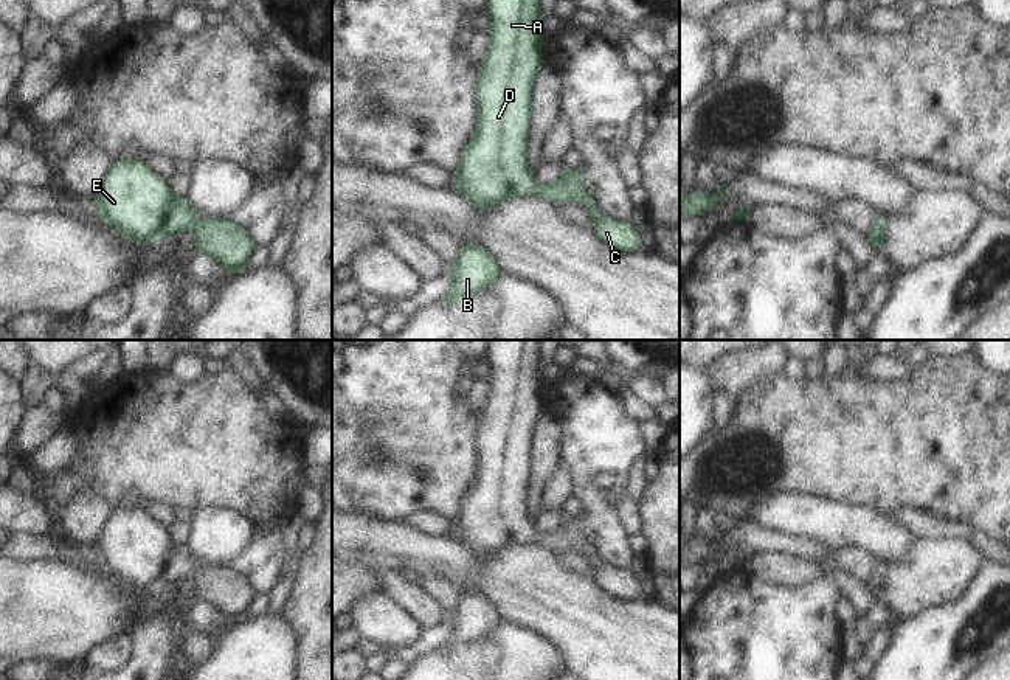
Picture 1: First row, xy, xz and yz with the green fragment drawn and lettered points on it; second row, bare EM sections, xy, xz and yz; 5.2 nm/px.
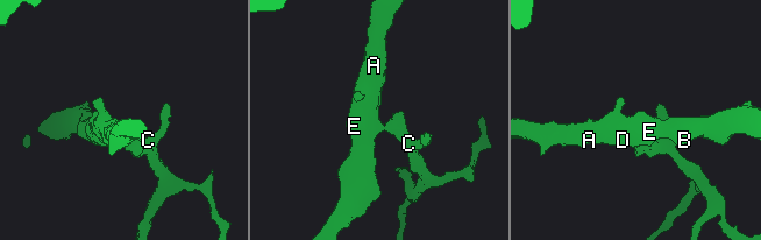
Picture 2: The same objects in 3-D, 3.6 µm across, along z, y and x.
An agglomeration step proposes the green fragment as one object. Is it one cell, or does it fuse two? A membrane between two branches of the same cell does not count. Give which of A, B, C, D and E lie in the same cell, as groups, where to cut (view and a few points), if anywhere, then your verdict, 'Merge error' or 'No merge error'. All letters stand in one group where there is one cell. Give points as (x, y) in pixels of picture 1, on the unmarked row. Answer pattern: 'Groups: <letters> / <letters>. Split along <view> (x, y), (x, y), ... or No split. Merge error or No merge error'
Groups: A B C D E. No split. No merge error

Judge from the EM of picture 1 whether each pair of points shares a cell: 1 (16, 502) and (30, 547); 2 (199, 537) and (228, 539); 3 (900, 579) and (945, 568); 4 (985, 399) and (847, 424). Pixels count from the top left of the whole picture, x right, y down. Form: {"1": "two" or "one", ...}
{"1": "two", "2": "one", "3": "one", "4": "one"}

